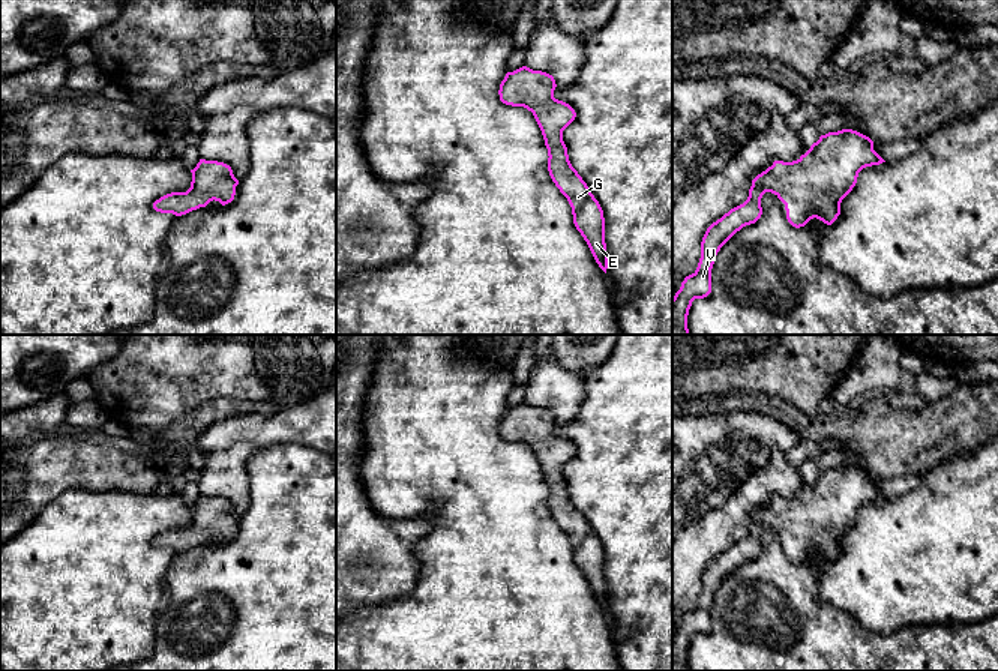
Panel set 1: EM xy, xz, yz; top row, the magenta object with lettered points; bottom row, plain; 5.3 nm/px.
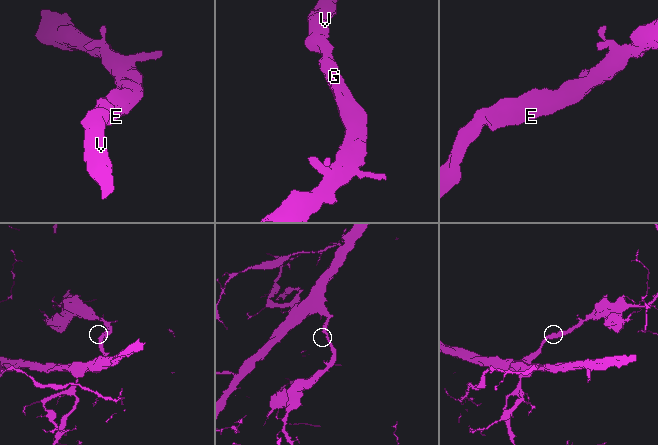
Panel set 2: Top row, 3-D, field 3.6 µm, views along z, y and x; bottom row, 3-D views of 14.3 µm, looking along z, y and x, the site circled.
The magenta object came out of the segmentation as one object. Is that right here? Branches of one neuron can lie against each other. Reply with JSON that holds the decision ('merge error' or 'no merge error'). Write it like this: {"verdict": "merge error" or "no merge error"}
{"verdict": "merge error"}

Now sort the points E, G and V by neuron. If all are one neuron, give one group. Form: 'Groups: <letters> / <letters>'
Groups: E G / V

